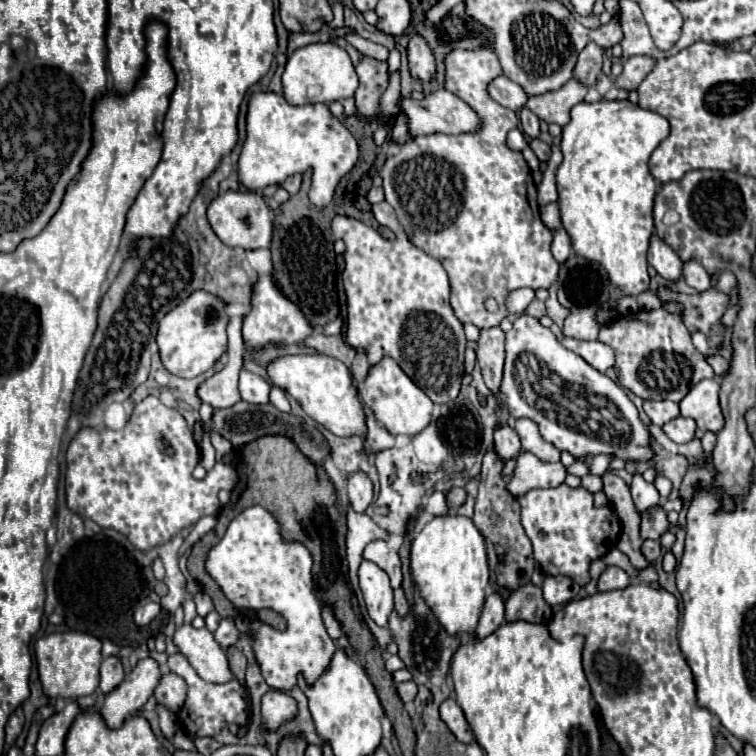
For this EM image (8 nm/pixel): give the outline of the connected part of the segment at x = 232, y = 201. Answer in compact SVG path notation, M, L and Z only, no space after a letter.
M226 192L224 196L216 196L208 206L208 222L216 236L230 248L244 248L244 250L256 250L256 248L268 248L272 240L272 212L266 206L264 198L254 192Z

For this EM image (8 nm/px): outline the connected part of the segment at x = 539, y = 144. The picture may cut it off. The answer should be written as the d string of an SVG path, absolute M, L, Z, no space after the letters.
M540 138L530 140L530 148L536 152L538 160L548 160L550 158L550 146L546 142L542 142Z

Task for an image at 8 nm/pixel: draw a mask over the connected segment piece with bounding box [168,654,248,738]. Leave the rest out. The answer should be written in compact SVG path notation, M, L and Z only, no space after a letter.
M182 654L168 656L168 668L170 668L170 672L176 672L178 676L182 676L188 684L188 698L186 698L186 702L177 716L192 738L216 736L230 722L234 722L238 726L244 726L248 722L248 704L246 704L246 698L242 694L244 688L236 678L226 682L226 684L204 682Z

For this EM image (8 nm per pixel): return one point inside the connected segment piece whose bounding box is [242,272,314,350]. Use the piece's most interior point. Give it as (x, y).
(273, 319)

